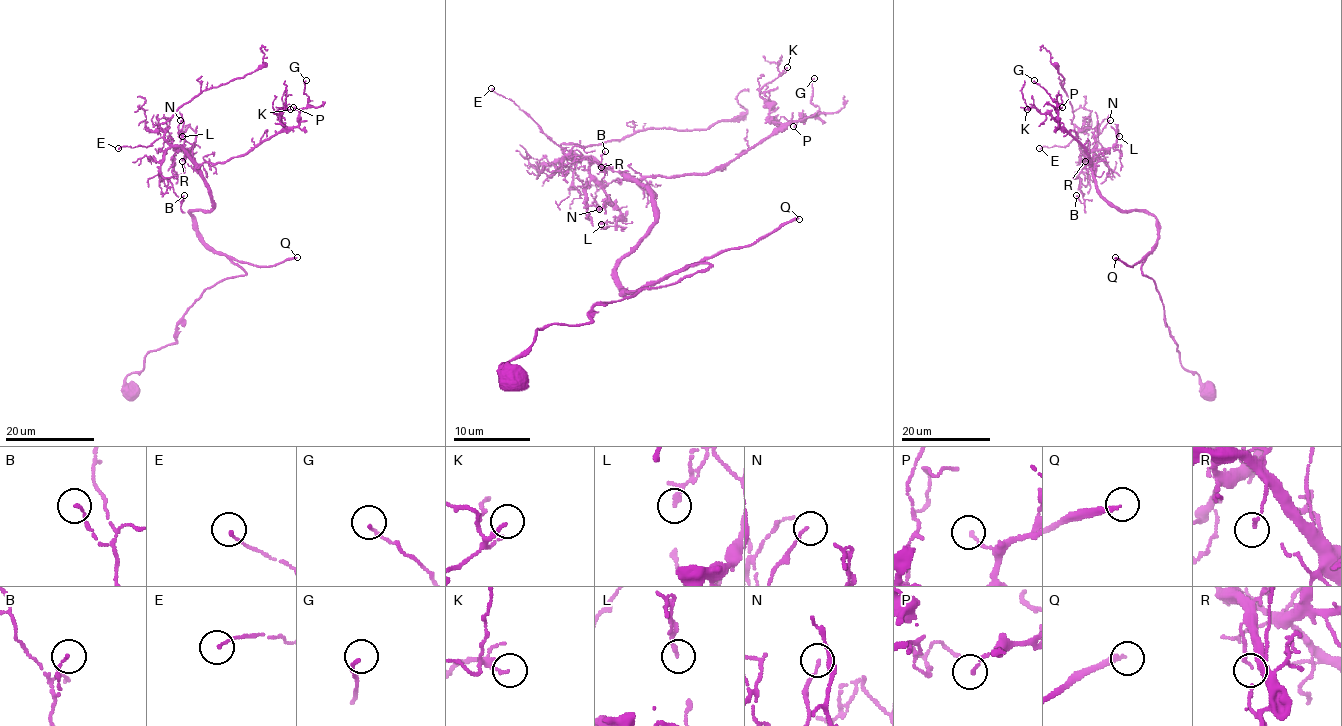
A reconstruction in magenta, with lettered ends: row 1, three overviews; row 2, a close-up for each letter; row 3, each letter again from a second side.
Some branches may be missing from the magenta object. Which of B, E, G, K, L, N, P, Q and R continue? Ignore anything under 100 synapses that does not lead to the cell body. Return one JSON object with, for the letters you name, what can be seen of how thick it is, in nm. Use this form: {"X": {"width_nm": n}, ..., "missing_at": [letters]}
{"Q": {"width_nm": 200}, "missing_at": ["Q"]}

